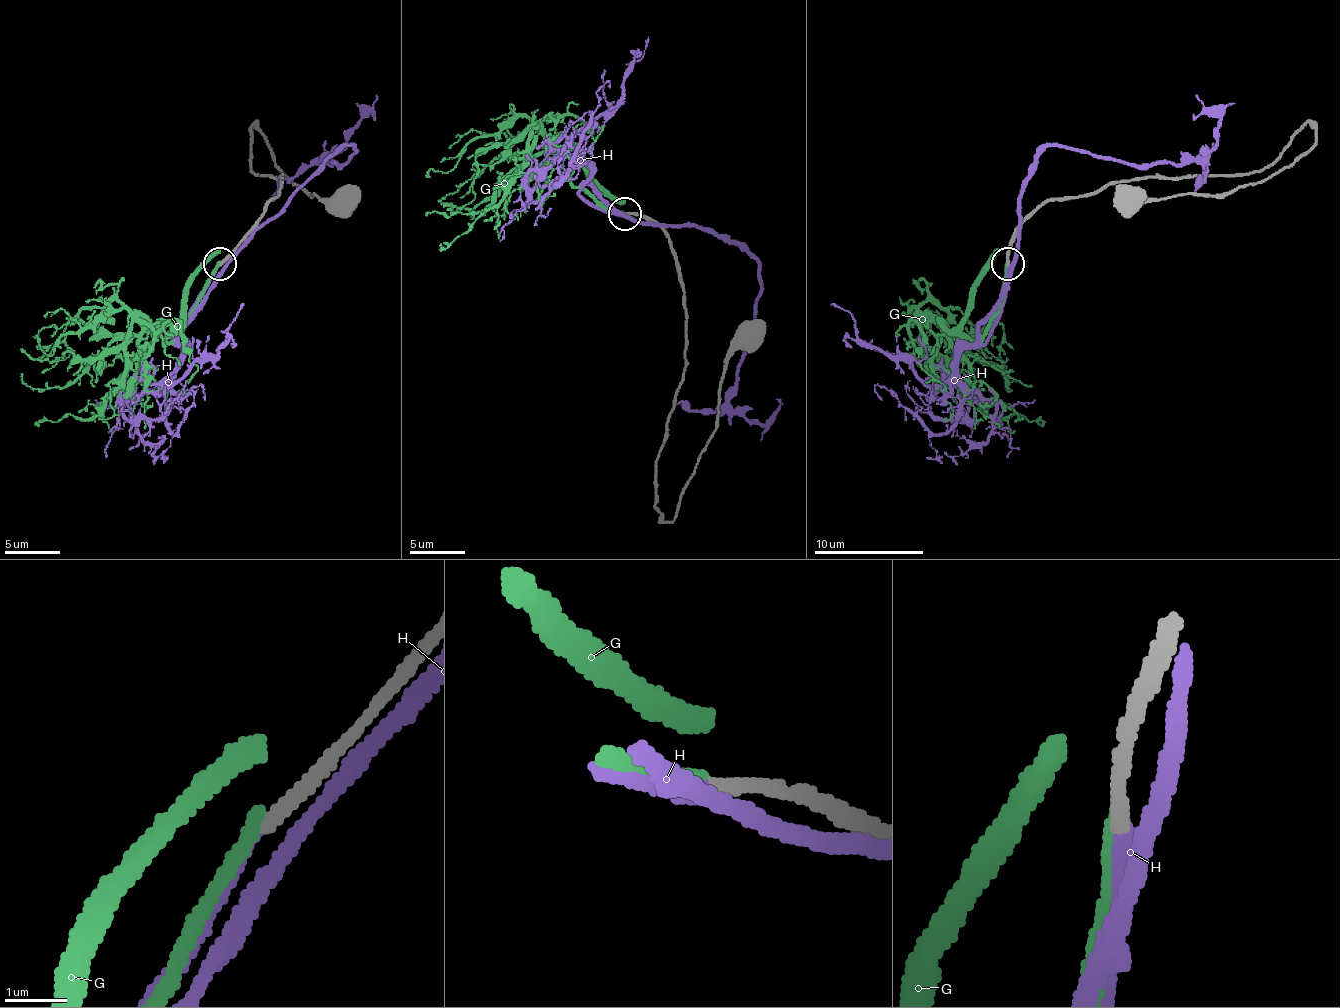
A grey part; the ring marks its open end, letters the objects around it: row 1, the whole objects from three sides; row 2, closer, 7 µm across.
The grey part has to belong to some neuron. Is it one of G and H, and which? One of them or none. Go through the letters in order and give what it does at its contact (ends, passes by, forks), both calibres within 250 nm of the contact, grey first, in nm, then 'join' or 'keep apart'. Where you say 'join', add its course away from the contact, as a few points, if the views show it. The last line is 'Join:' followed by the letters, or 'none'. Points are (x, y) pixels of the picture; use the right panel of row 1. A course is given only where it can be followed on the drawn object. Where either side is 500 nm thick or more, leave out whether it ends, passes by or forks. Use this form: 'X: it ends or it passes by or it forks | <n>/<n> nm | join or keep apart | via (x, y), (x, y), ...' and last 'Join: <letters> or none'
G: it passes by | 240/180 nm | keep apart
H: it ends | 240/240 nm | join | via (1008, 263), (1011, 269), (1022, 181), (1049, 145), (1132, 164), (1184, 164), (1217, 145), (1217, 117), (1195, 96)
Join: H

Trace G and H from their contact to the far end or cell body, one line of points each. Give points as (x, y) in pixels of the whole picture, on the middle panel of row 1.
G: (624, 214), (574, 187), (577, 154), (566, 148), (533, 170), (528, 165), (498, 203), (440, 250)
H: (624, 214), (712, 228), (758, 264), (761, 294), (728, 404), (747, 423), (767, 423), (780, 401)

